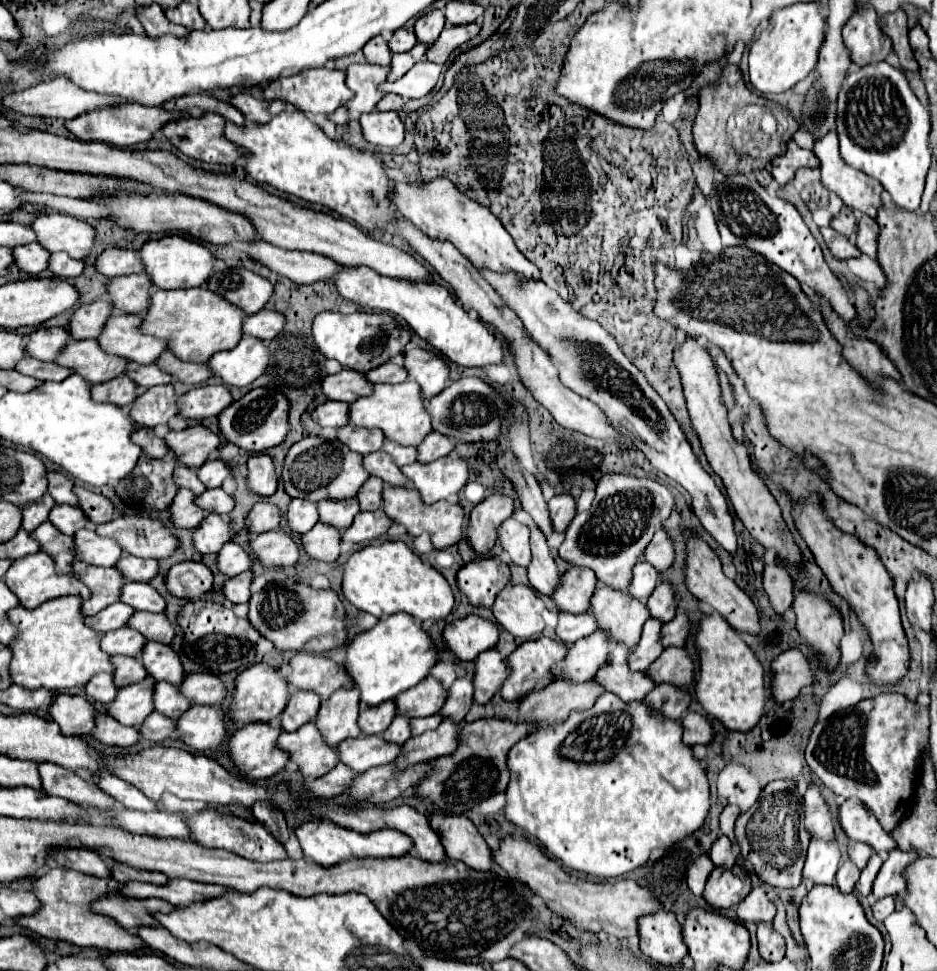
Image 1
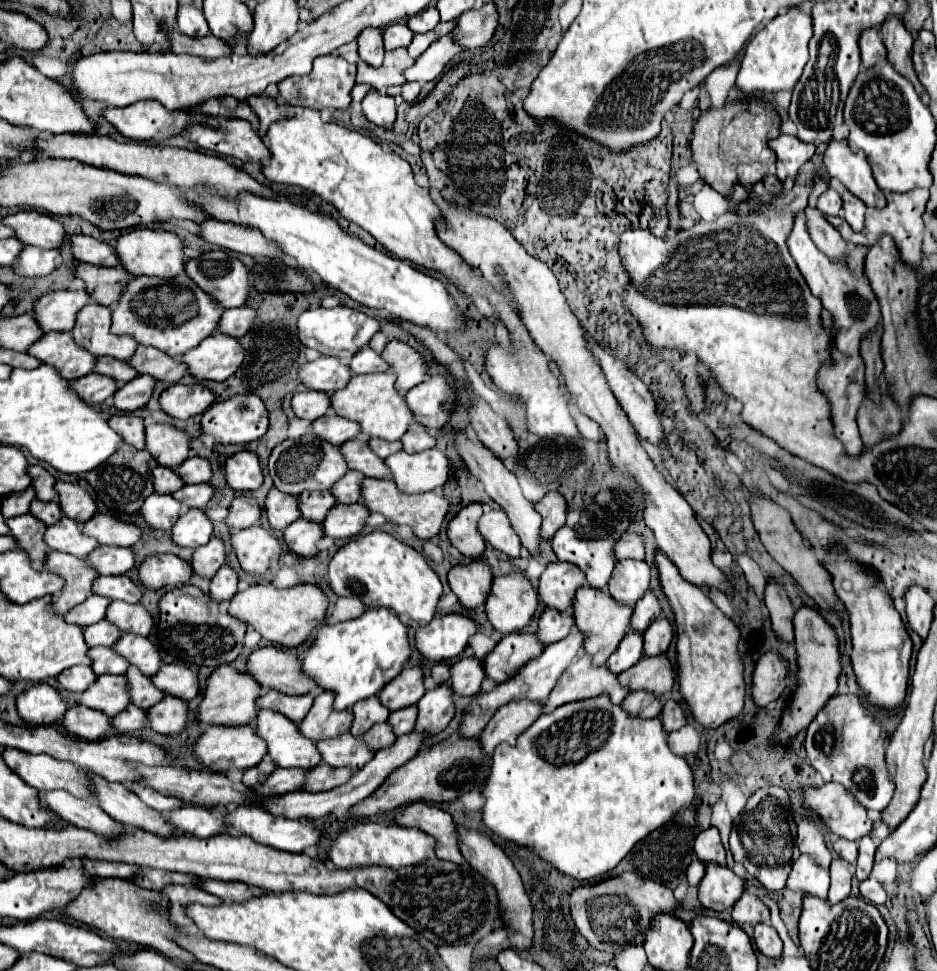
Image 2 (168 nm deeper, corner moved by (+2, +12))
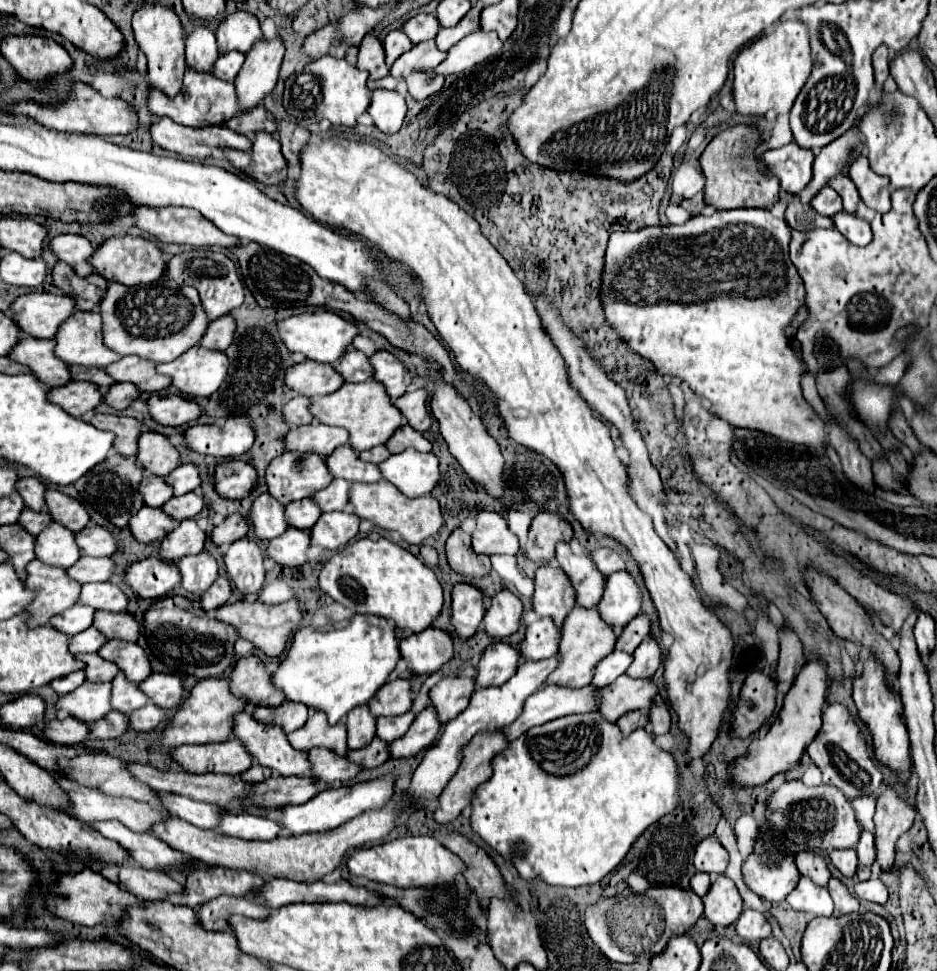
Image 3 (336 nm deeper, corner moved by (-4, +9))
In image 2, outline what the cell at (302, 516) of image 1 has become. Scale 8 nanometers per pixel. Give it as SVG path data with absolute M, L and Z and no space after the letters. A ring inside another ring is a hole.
M273 488L267 494L267 500L265 500L263 508L265 508L265 514L267 514L269 526L273 530L283 530L291 522L301 518L299 496L289 496L287 492L279 492L277 488Z

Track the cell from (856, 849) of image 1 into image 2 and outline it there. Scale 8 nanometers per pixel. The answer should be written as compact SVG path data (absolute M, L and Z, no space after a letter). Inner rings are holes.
M845 838L835 840L833 850L835 850L843 860L847 860L847 862L851 862L851 864L857 860L857 854L859 854L857 842L851 842L851 840L845 840Z

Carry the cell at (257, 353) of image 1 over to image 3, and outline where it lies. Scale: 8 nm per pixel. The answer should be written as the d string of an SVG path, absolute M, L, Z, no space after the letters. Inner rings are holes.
M191 347L171 363L155 367L157 373L171 377L181 393L191 397L207 397L215 393L227 377L227 355L223 351L207 351L205 347Z

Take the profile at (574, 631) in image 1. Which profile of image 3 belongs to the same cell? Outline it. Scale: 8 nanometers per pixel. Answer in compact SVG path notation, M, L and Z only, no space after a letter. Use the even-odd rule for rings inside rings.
M539 619L531 627L527 627L523 641L519 643L519 653L527 661L549 659L557 653L559 647L559 629L551 623L551 619Z

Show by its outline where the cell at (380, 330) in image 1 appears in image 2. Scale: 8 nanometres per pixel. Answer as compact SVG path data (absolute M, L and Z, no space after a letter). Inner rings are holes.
M335 306L335 308L309 308L305 310L299 320L297 320L297 330L299 330L299 340L309 346L319 350L325 356L335 356L343 362L349 362L357 350L367 346L371 338L381 330L379 322L367 314L363 314L357 308L349 306Z

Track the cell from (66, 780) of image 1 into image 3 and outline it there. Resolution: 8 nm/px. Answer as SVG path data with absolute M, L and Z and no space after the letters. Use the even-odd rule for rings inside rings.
M397 791L383 809L373 811L373 813L363 813L337 829L323 831L323 833L305 833L299 837L281 835L273 841L245 841L245 839L229 837L229 835L223 835L213 829L199 829L179 817L169 817L167 821L157 823L157 827L153 827L153 831L159 839L167 841L167 845L171 845L173 849L177 849L197 861L205 861L209 865L223 865L229 869L245 869L245 871L257 873L261 877L271 877L271 879L281 877L281 879L291 879L291 881L299 881L299 883L311 883L311 881L319 881L325 875L333 873L335 867L353 849L365 847L371 841L381 841L395 827L395 823L397 823L395 811L401 807L403 807L403 793Z

